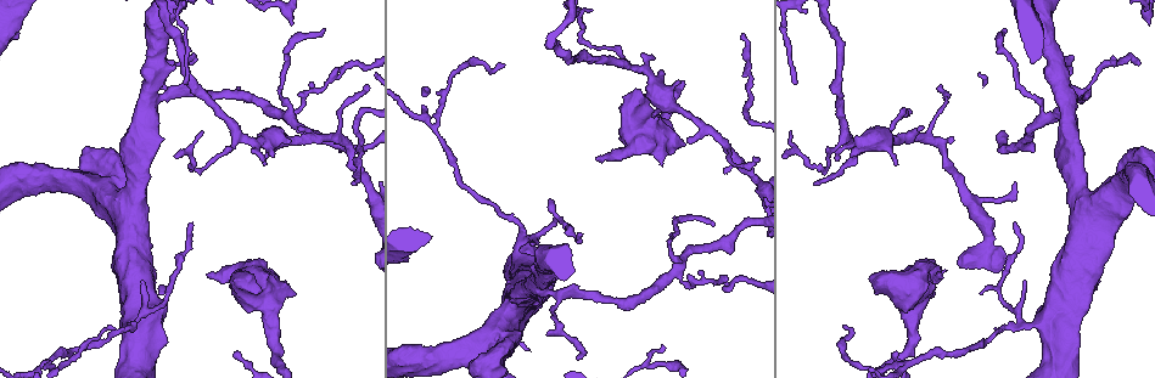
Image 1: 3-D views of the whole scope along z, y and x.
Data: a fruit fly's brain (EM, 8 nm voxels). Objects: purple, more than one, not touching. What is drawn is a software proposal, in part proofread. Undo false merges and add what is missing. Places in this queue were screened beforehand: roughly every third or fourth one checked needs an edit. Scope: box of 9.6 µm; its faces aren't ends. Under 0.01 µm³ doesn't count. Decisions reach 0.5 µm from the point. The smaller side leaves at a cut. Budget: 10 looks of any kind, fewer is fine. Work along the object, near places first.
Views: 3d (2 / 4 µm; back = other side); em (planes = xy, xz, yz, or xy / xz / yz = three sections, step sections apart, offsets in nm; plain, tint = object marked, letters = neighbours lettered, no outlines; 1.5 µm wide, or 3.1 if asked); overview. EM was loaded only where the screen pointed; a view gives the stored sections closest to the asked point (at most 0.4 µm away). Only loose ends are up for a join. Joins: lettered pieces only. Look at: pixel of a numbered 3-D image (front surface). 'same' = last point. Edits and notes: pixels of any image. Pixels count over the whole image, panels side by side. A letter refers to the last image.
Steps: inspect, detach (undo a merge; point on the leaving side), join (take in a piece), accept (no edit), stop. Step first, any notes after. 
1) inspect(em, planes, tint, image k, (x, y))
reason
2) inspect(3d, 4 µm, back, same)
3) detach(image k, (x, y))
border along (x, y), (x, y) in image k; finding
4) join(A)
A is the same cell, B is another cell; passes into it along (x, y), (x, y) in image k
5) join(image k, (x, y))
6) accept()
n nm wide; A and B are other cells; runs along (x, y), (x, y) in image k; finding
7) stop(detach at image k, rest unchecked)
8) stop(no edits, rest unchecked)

inspect(em, yz, step 4, letters, image 1, (579, 358))
thin end

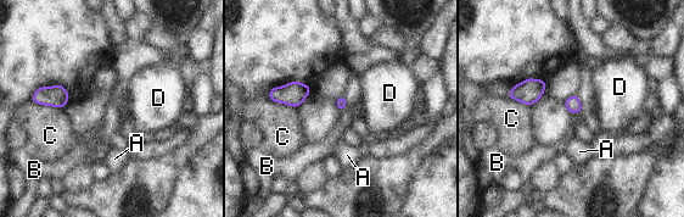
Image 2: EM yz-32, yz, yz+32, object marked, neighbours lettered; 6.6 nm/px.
inspect(em, planes, letters, same)

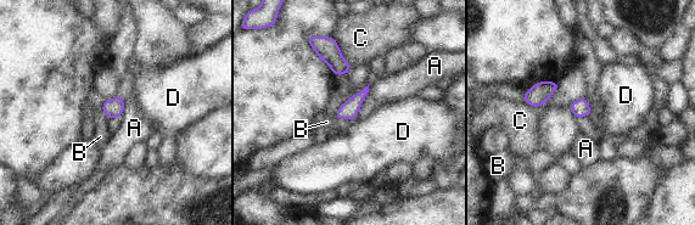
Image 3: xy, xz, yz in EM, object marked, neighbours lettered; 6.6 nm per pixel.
accept()
A, B, C and D are other cells; border along (369, 85), (369, 91), (356, 118) in image 3; no lettered piece goes on from it

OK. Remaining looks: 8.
inspect(3d, 2 µm, image 1, (338, 136))
three arms meet

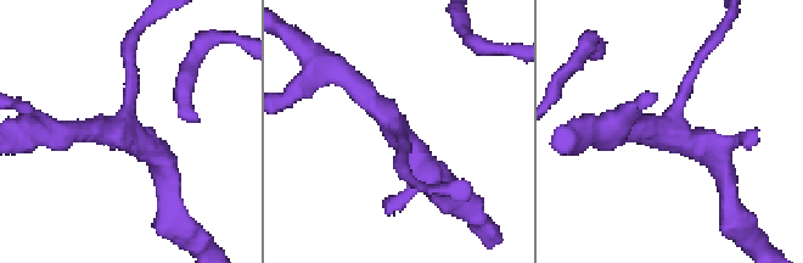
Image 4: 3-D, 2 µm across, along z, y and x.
inspect(em, xz, step 8, tint, image 4, (121, 134))
now the EM

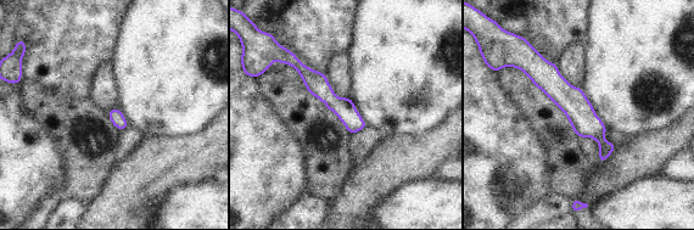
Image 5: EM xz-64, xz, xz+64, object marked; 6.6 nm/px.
inspect(em, planes, letters, same)
cut it another way

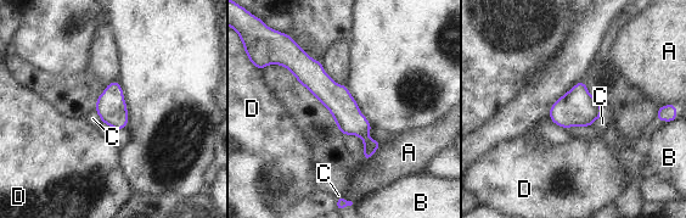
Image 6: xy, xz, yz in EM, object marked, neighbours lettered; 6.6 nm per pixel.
accept()
A, B, C and D are other cells; runs along (296, 57), (363, 130), (366, 156) in image 6; one neuron here

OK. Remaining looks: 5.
inspect(3d, 4 µm, image 1, (661, 164))
free end

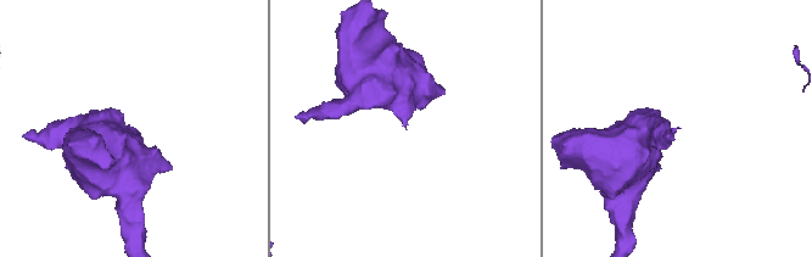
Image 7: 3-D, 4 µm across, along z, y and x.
inspect(em, planes, letters, image 7, (403, 124))
now the EM

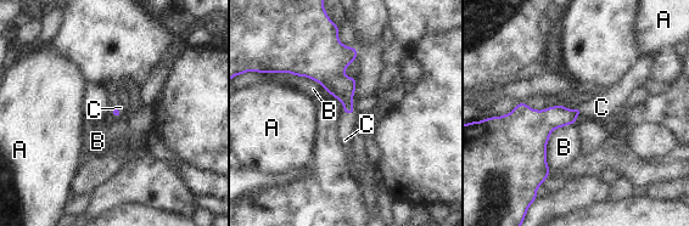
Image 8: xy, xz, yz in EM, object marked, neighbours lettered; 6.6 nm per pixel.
join(C)
C is the same cell, A and B are other cells; passes into it along (542, 123), (576, 108), (601, 107) in image 8; the neuron continues

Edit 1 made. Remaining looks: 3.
inspect(em, planes, letters, image 1, (436, 125))
three arms meet

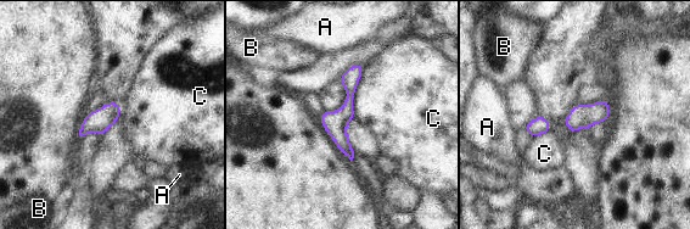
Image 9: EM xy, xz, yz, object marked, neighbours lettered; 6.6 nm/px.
accept()
A, B and C are other cells; border along (363, 67), (353, 95), (353, 117) in image 9; all the same neuron

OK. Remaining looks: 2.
stop(join at image 8, rest unchecked)

